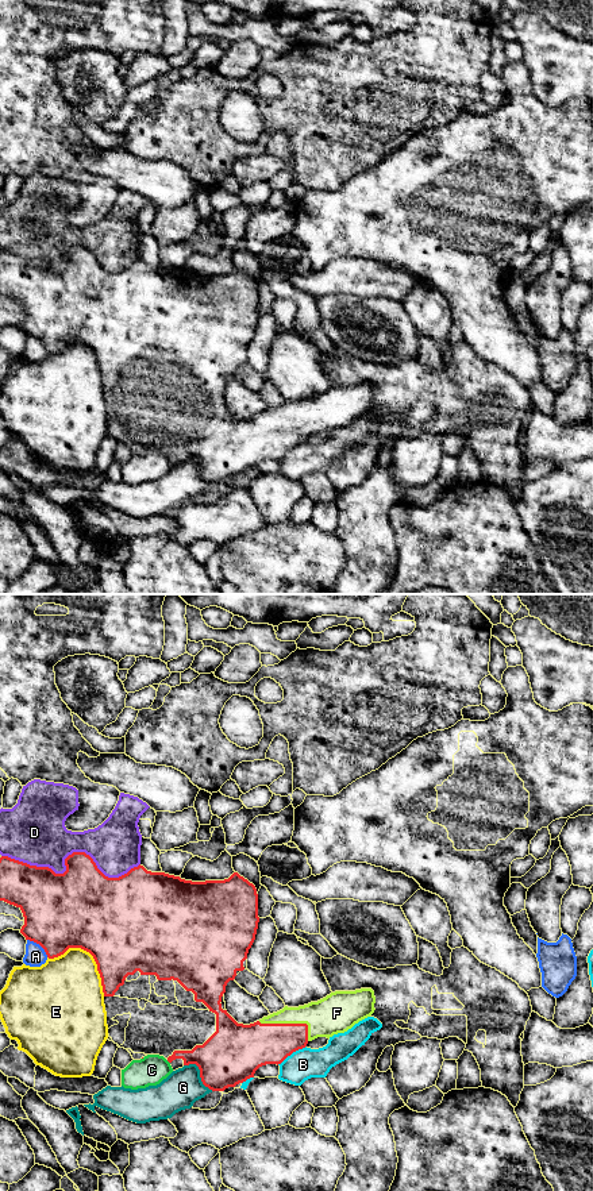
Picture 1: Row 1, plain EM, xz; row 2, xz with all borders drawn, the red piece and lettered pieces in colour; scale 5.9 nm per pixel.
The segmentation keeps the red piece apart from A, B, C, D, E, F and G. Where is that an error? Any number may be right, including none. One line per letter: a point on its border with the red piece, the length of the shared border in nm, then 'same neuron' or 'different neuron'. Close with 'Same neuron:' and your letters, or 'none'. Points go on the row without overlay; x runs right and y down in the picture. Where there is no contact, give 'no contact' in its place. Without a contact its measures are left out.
A: meets red in xz at (39, 339); contact 170 nm long; different neuron
B: meets red in xz at (291, 448); contact 200 nm long; different neuron
C: no contact; different neuron
D: meets red in xz at (66, 253); contact 850 nm long; different neuron
E: meets red in xz at (89, 347); contact 420 nm long; different neuron
F: meets red in xz at (291, 419); contact 320 nm long; same neuron
G: meets red in xz at (200, 469); contact 240 nm long; different neuron
Same neuron: F

